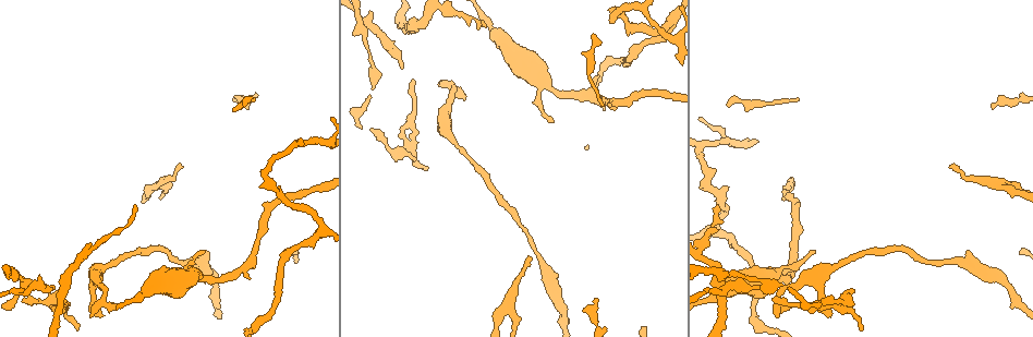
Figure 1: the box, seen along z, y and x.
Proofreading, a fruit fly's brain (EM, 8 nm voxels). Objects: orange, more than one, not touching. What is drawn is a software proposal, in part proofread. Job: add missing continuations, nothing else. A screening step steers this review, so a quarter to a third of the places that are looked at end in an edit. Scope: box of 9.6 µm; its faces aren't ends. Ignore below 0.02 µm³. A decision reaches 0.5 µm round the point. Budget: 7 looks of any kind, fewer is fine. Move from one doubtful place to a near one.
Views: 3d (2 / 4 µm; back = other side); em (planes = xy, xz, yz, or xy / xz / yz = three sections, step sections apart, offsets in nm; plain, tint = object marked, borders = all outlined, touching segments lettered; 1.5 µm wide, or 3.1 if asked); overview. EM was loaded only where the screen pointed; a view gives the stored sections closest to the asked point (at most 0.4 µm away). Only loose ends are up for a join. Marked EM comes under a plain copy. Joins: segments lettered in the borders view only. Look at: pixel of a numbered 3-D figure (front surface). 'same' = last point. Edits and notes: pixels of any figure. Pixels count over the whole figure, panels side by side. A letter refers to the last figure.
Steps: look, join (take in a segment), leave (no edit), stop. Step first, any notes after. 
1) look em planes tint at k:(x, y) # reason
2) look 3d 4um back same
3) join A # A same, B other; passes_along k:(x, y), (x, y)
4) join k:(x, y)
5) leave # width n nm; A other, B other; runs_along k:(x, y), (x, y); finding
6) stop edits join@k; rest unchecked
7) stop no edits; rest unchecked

look em planes borders at 1:(949, 168) # thin end

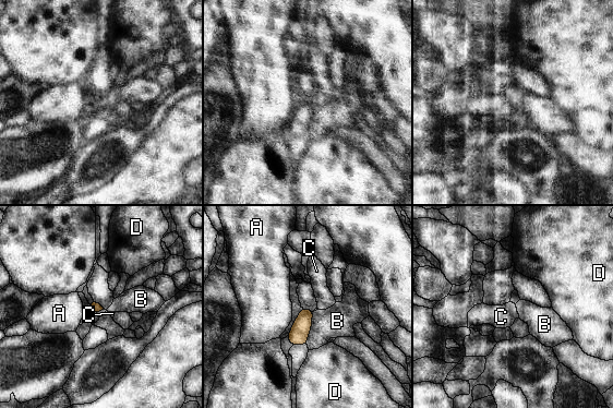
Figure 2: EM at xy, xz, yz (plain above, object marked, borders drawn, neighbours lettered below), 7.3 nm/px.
leave # A other, B other, C other, D other; border 2:(314, 311), (312, 327), (305, 344); none of them fits

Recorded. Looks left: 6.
look 3d 2um at 1:(828, 317) # free end

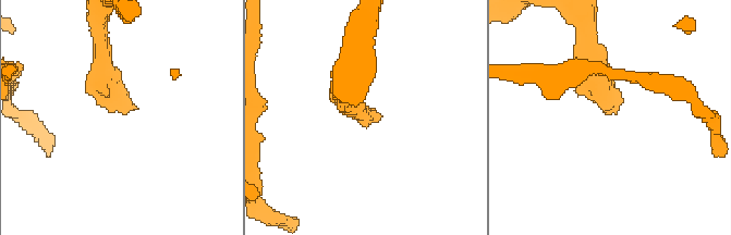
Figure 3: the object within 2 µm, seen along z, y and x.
look em planes borders at 3:(129, 106)

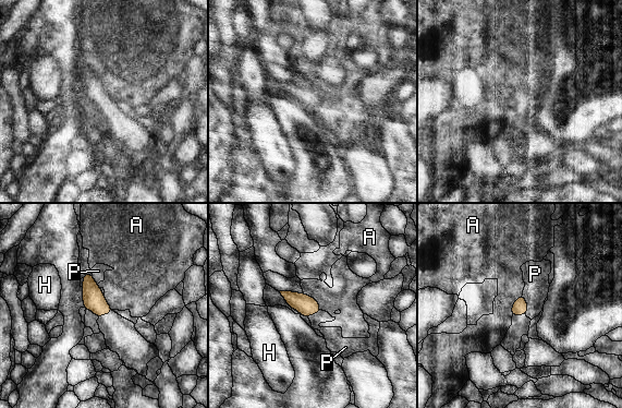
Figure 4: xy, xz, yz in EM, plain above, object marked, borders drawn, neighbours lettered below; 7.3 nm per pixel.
leave # longest_contact A 190 nm; A other, H other, P other; border 4:(522, 295), (527, 304), (526, 314); no lettered segment goes on from it

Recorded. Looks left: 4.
look 3d 4um at 1:(598, 75) # branch stops here

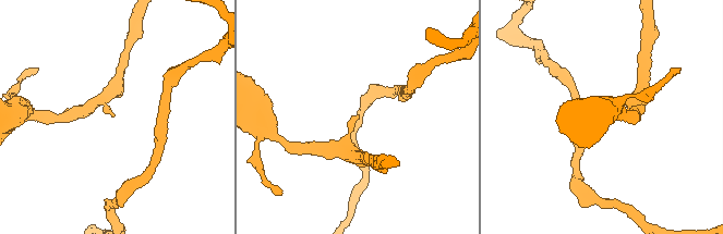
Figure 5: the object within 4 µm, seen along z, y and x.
look em planes borders at 5:(356, 115) # shape alone is not enough

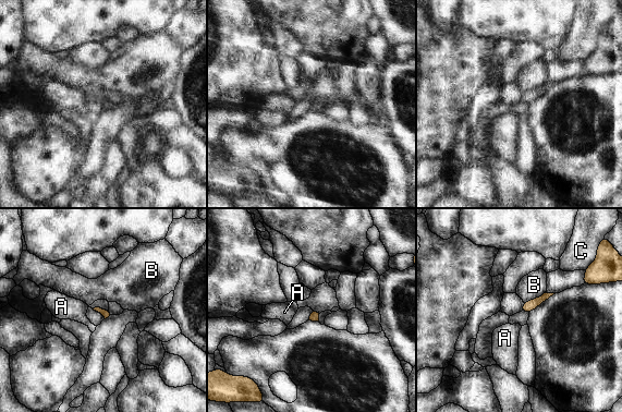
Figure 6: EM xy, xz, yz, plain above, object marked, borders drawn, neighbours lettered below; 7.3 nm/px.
leave # A other, B other, C other; border 6:(546, 292), (523, 302); no lettered segment goes on from it

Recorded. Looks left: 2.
stop no edits; rest unchecked

